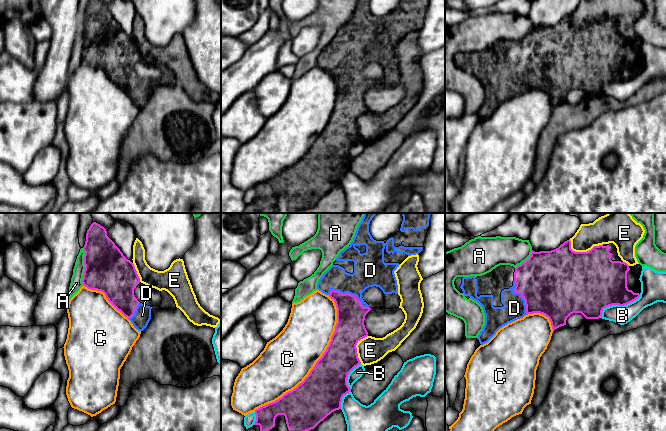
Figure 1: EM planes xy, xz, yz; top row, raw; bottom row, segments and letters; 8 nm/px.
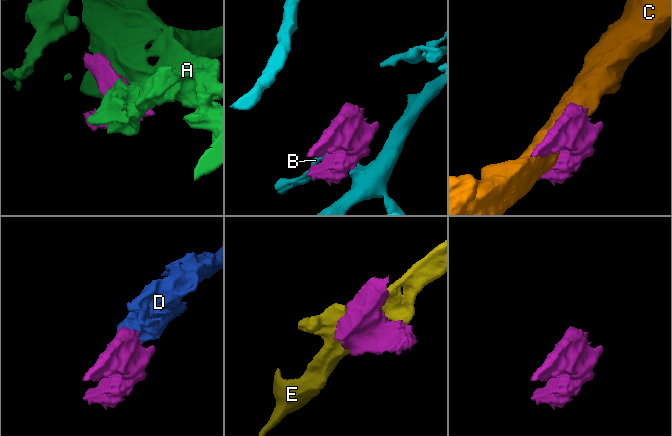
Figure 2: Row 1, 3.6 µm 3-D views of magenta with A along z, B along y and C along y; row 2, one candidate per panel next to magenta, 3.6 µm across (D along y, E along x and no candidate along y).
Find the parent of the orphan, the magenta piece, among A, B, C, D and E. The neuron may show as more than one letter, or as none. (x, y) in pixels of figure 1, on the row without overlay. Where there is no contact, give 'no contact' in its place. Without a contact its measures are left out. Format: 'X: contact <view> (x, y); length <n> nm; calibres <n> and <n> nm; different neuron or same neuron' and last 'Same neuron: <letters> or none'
A: contact xy (85, 43); length 300 nm; calibres 360 and 100 nm; different neuron
B: contact yz (618, 80); length 380 nm; calibres 440 and 150 nm; different neuron
C: contact xz (316, 138); length 1100 nm; calibres 340 and 400 nm; different neuron
D: contact xz (348, 69); length 340 nm; calibres 220 and 260 nm; same neuron
E: contact yz (582, 28); length 280 nm; calibres 500 and 190 nm; different neuron
Same neuron: D

